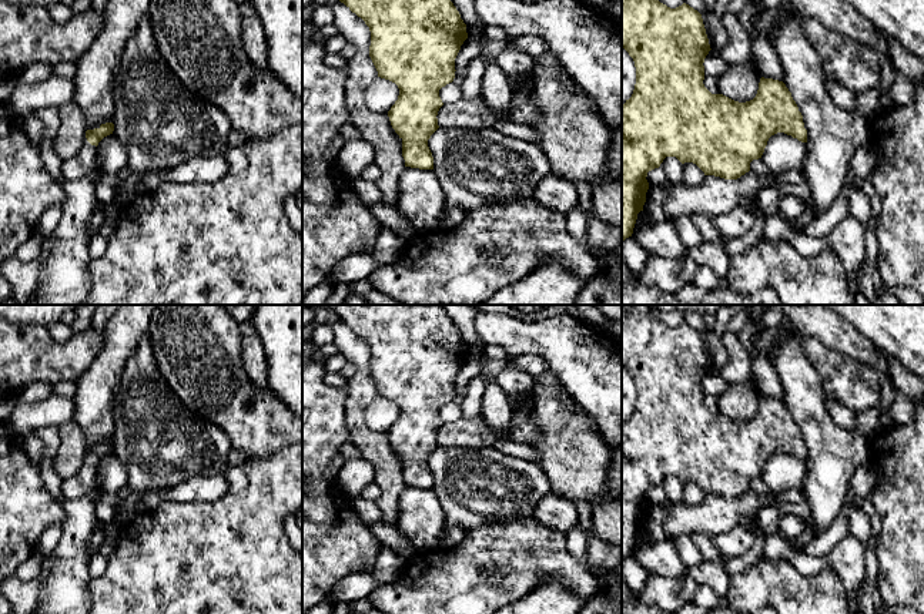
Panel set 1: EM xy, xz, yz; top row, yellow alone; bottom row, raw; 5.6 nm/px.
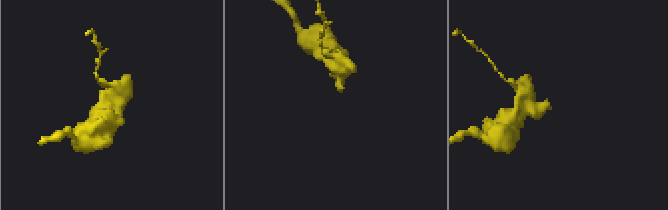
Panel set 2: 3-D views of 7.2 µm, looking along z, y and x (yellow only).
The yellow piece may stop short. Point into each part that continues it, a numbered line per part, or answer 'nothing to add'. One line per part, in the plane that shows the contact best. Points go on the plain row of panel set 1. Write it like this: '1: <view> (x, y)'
1: xy (80, 485)

